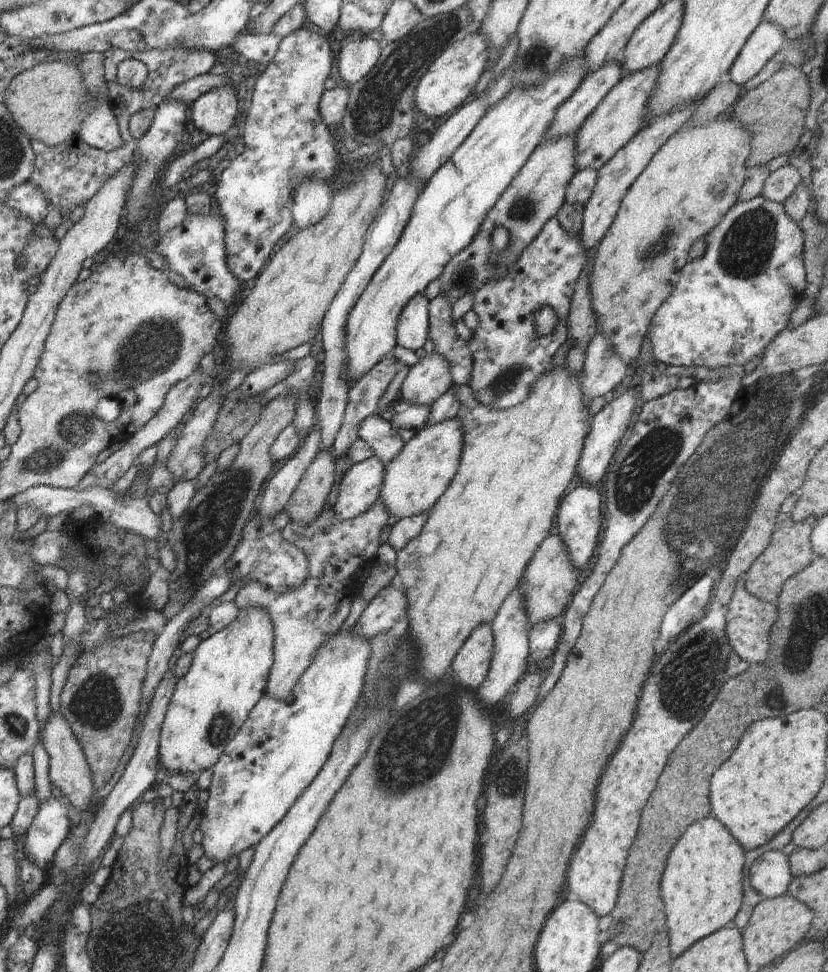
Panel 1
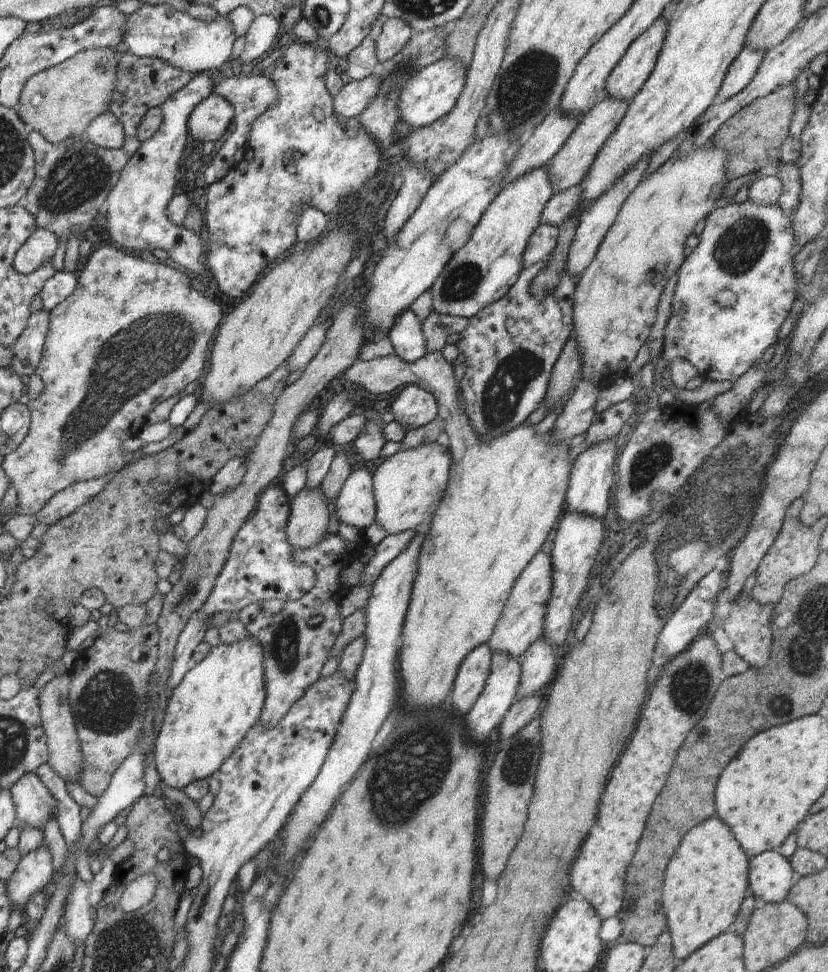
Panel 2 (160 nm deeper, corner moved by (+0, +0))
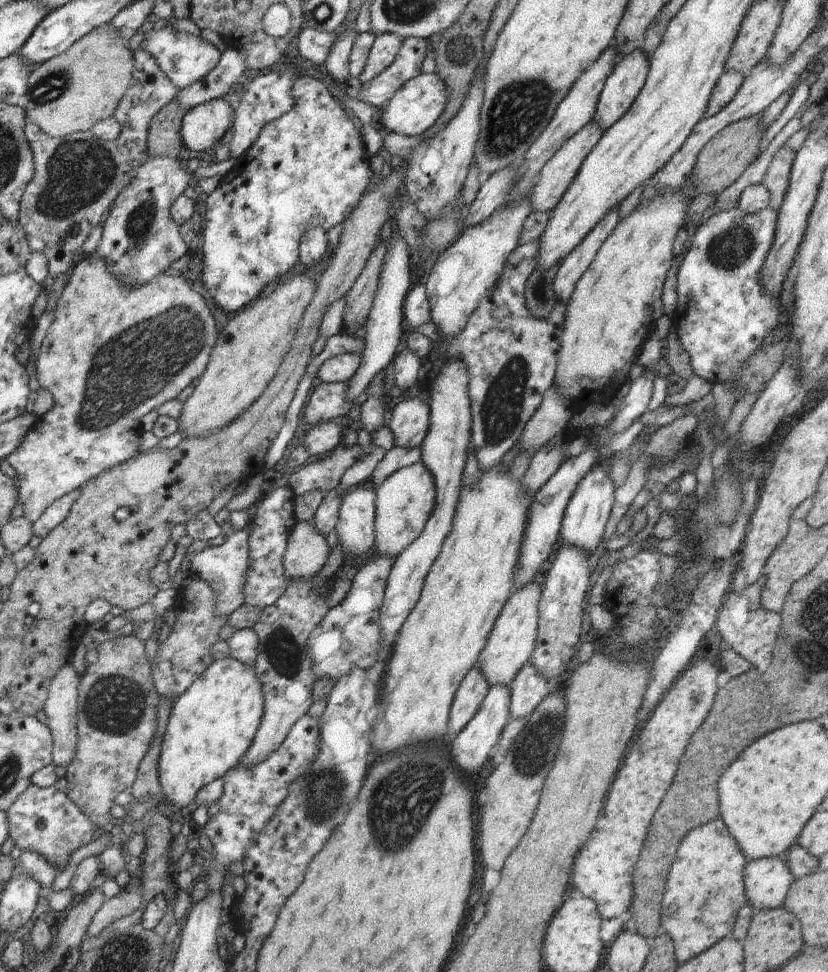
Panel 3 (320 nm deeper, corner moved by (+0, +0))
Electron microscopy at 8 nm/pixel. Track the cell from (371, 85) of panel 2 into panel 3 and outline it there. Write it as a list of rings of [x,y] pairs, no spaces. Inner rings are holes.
[[[405,37],[395,61],[374,80],[361,86],[361,100],[378,108],[384,106],[394,93],[410,79],[420,76],[420,68],[429,50],[429,41],[420,37]]]

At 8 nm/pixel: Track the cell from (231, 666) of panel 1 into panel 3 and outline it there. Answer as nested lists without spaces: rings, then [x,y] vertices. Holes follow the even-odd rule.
[[[232,657],[210,664],[171,708],[158,763],[162,798],[175,807],[189,807],[201,788],[234,770],[256,736],[263,710],[263,690],[255,667]]]

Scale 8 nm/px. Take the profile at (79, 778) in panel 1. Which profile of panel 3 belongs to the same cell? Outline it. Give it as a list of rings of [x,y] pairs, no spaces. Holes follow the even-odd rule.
[[[68,662],[57,672],[57,675],[52,679],[49,686],[48,696],[45,702],[45,715],[48,717],[52,738],[53,749],[52,758],[53,764],[59,768],[60,772],[68,766],[74,758],[77,743],[77,704],[78,704],[78,687],[81,678],[74,670],[71,663]]]

